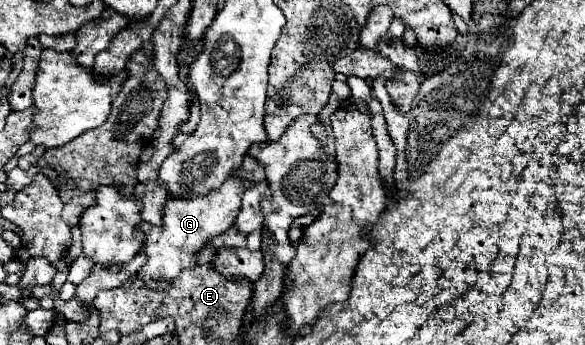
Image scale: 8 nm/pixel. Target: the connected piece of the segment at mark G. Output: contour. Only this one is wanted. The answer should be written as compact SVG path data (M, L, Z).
M231 175L219 189L211 189L211 193L203 197L167 197L167 203L163 207L163 225L147 225L145 221L141 223L145 231L145 253L147 253L147 263L139 271L139 277L151 287L159 289L163 281L173 281L179 277L181 269L195 267L195 255L205 247L207 239L227 231L239 213L241 197L243 197L243 181L239 177Z

